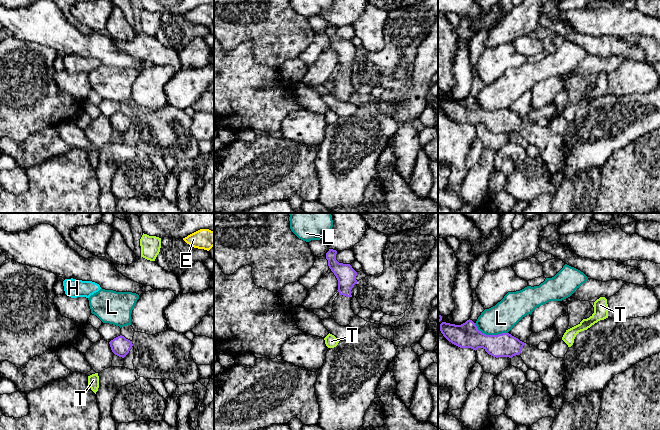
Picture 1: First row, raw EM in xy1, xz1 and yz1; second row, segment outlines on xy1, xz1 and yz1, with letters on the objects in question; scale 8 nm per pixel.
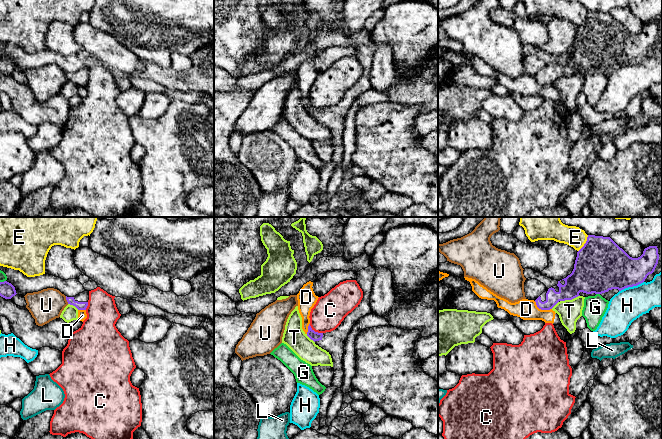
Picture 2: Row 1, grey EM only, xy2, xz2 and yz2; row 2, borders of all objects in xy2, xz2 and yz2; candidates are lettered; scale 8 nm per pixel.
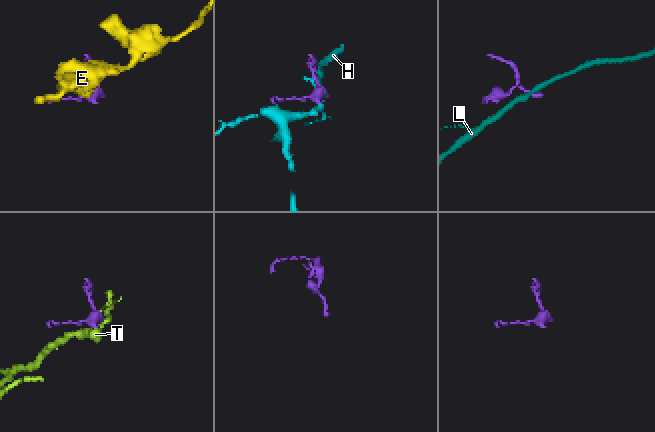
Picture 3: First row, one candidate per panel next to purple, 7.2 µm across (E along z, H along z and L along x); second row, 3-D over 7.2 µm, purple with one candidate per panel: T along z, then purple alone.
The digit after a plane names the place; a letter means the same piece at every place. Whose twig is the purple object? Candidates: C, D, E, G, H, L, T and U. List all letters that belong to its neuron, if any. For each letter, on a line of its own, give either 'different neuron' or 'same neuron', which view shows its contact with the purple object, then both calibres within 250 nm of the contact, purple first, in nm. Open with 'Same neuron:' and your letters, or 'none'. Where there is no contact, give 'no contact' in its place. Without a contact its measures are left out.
Same neuron: none
C: different neuron | xz2 | 80/260 nm
D: different neuron | yz2 | 130/160 nm
E: different neuron | yz2 | 420/160 nm
G: different neuron | yz2 | 420/180 nm
H: different neuron | yz2 | 360/260 nm
L: different neuron | yz1 | 200/240 nm
T: different neuron | yz2 | 280/190 nm
U: different neuron | xy2 | 60/260 nm

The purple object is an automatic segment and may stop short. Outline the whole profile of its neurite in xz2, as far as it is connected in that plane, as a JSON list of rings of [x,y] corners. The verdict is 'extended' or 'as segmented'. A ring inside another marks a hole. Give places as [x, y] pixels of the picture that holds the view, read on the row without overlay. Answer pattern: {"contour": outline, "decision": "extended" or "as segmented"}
{"contour": [[[369,42],[357,48],[357,59],[363,67],[363,74],[360,80],[349,89],[341,100],[333,107],[326,109],[315,108],[310,100],[308,102],[307,112],[315,118],[316,121],[326,126],[332,134],[334,155],[332,161],[325,165],[319,171],[320,174],[320,203],[326,201],[327,186],[333,174],[335,167],[341,164],[343,159],[344,147],[342,134],[344,129],[344,121],[353,101],[363,92],[372,89],[370,83],[370,70],[376,45],[374,42]]], "decision": "extended"}

